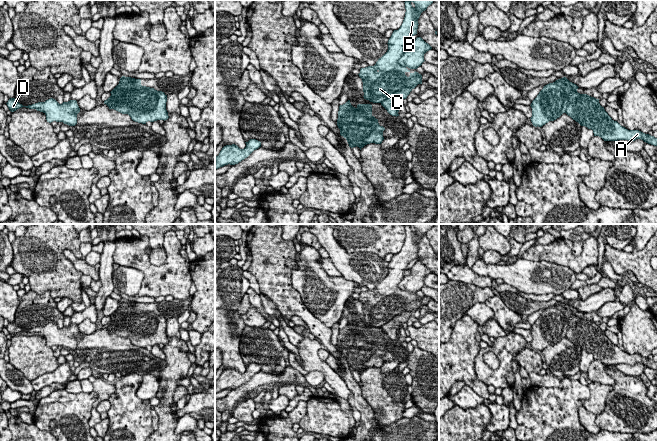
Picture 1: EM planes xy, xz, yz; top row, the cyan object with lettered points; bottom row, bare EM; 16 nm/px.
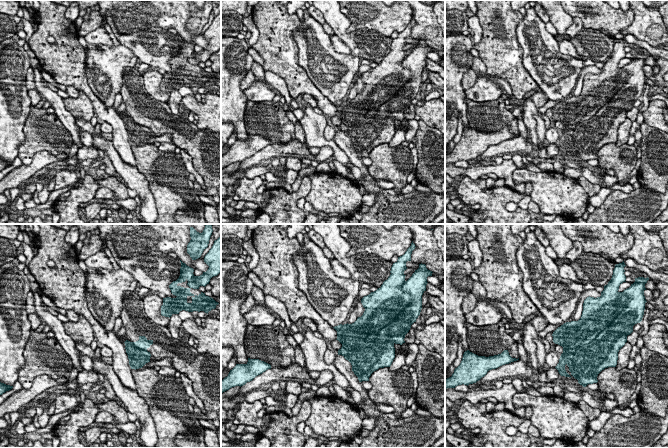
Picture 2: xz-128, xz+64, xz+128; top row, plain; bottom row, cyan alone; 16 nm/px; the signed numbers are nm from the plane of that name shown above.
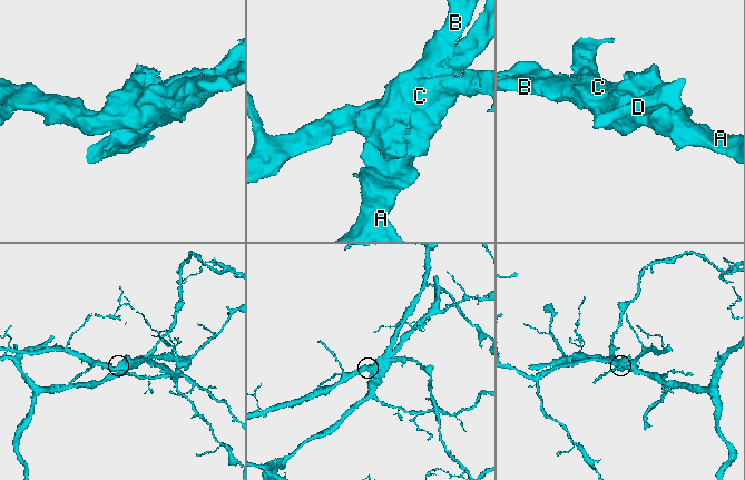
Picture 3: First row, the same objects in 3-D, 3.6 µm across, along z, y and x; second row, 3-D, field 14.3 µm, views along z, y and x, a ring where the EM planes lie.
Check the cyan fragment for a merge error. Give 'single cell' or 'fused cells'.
fused cells

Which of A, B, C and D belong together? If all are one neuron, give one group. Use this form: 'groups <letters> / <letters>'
groups A / B C D

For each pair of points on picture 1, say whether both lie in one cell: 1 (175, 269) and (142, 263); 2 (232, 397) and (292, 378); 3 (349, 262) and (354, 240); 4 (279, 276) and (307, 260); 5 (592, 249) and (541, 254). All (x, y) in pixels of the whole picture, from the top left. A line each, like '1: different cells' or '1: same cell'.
1: same cell
2: same cell
3: different cells
4: different cells
5: same cell

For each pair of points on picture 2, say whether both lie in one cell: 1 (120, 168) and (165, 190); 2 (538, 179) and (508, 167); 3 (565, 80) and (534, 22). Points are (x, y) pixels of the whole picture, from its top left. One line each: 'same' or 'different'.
1: different
2: different
3: same

